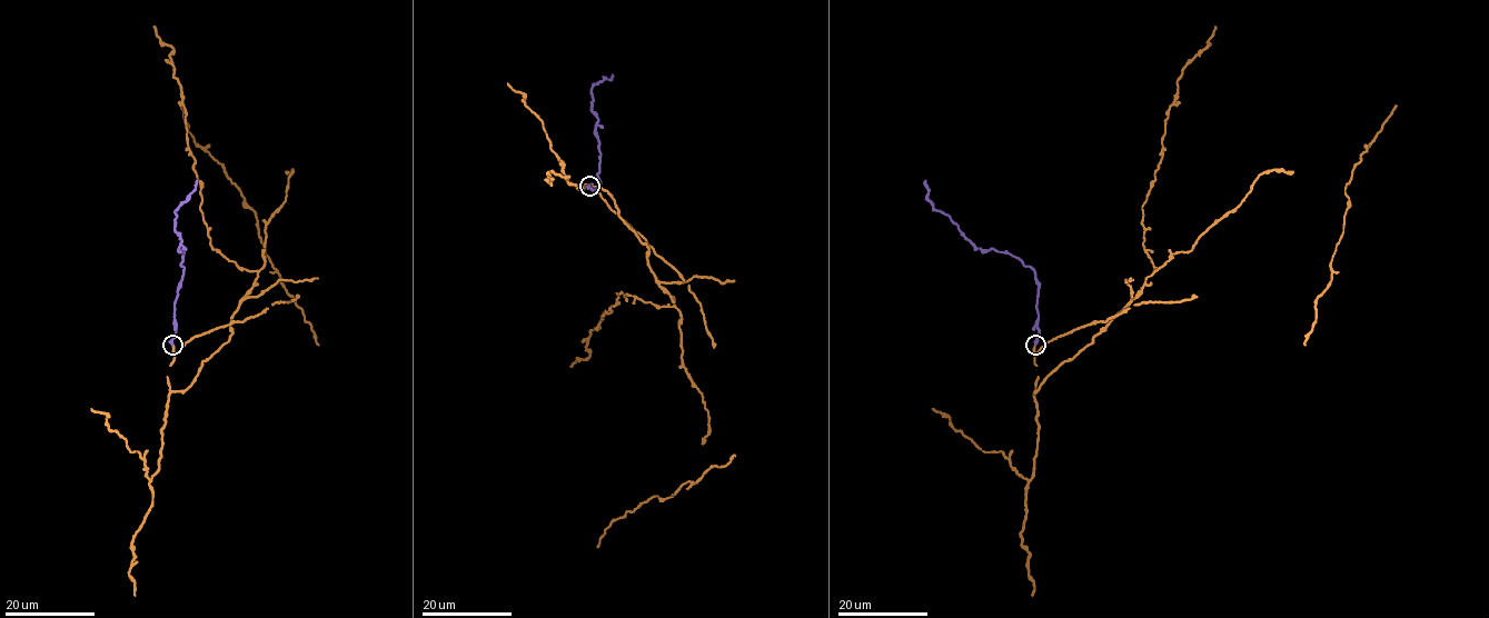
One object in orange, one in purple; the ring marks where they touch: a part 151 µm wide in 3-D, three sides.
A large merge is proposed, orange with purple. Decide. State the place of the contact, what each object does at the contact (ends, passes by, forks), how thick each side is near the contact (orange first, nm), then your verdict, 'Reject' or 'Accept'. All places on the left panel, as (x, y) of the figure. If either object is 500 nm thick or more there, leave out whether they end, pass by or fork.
Place: (172, 345). At the ring orange ends. At the ring purple ends. Thickness 150 nm (orange) against 400 nm. Accept

